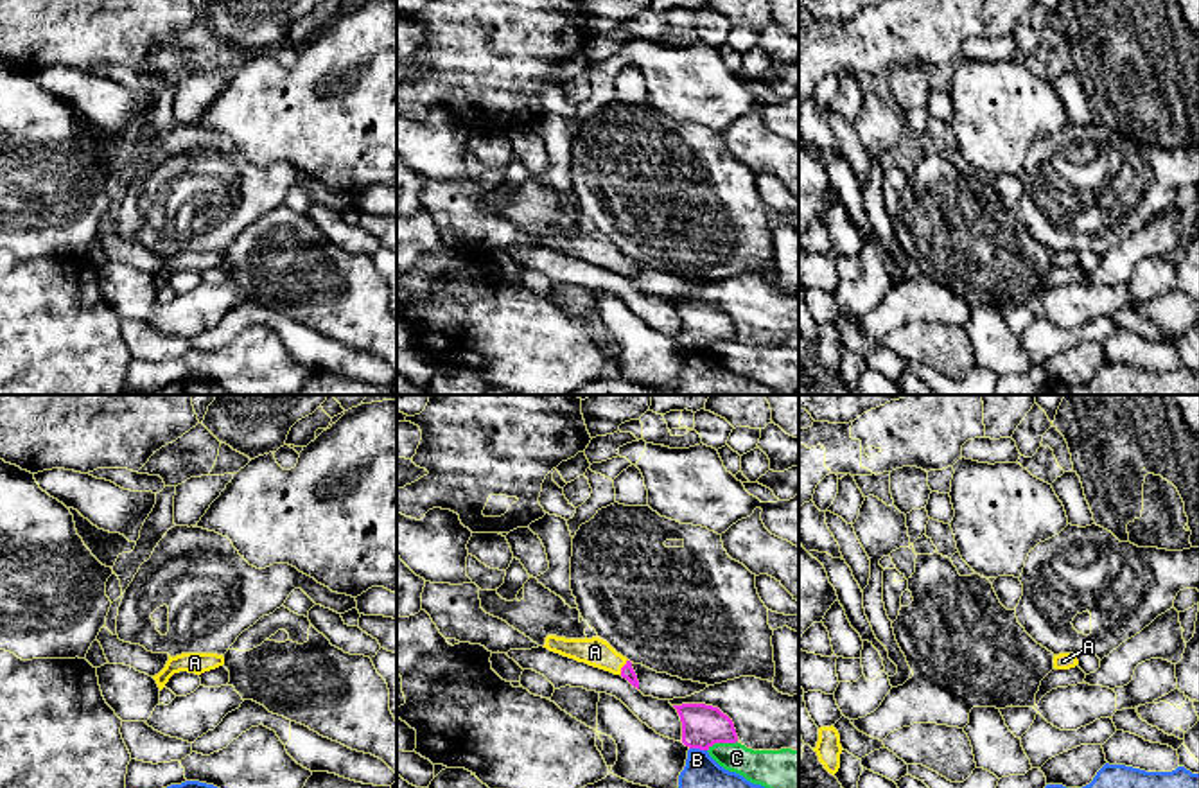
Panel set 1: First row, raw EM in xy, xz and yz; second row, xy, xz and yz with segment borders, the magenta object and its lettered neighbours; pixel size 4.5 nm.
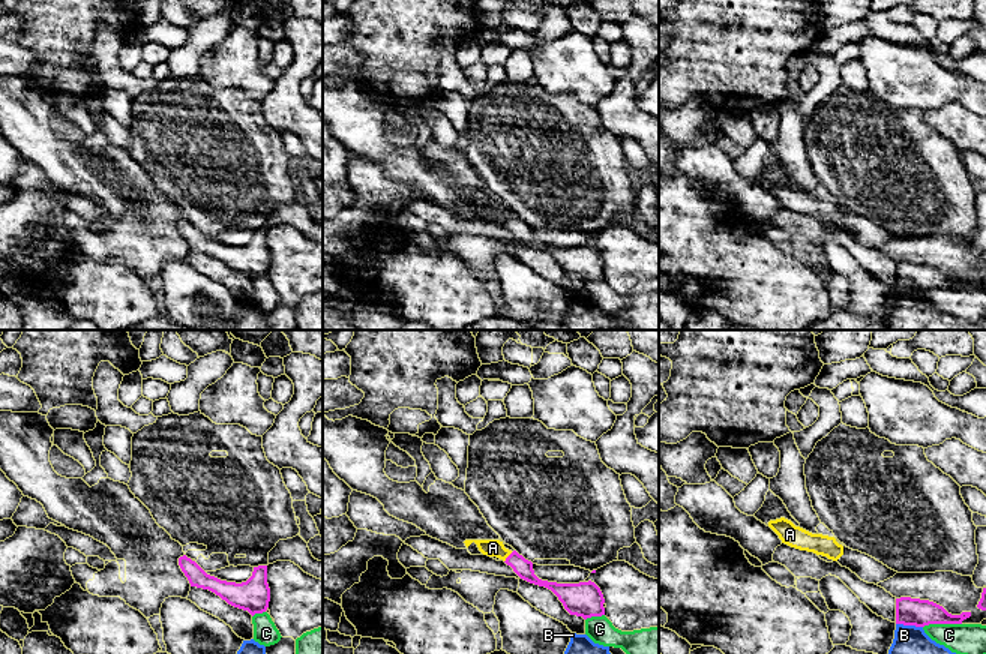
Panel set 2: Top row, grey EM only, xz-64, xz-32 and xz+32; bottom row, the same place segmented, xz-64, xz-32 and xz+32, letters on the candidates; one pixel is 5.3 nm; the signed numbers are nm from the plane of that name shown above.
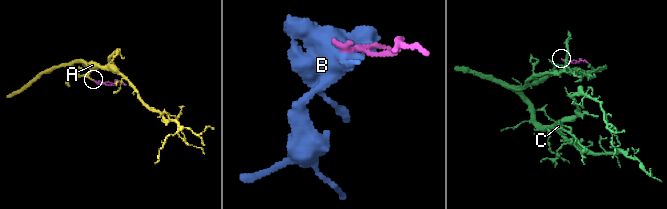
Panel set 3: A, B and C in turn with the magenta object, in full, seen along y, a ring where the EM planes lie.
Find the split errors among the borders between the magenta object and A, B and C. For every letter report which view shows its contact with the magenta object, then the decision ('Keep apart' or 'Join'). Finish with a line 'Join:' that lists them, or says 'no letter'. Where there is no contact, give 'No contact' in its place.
A: Touches magenta in xz. Join
B: Touches magenta in xz. Keep apart
C: Touches magenta in xz. Keep apart
Join: A

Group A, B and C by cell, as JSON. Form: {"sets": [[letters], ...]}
{"sets": [["A"], ["B"], ["C"]]}

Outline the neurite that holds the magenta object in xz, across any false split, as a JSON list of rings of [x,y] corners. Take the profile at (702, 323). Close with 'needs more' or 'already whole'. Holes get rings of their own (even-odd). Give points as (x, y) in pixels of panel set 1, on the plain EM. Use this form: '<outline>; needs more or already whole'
[[[705,302],[673,303],[682,320],[682,341],[689,346],[709,348],[714,341],[736,341],[732,318],[718,305]]]; already whole

